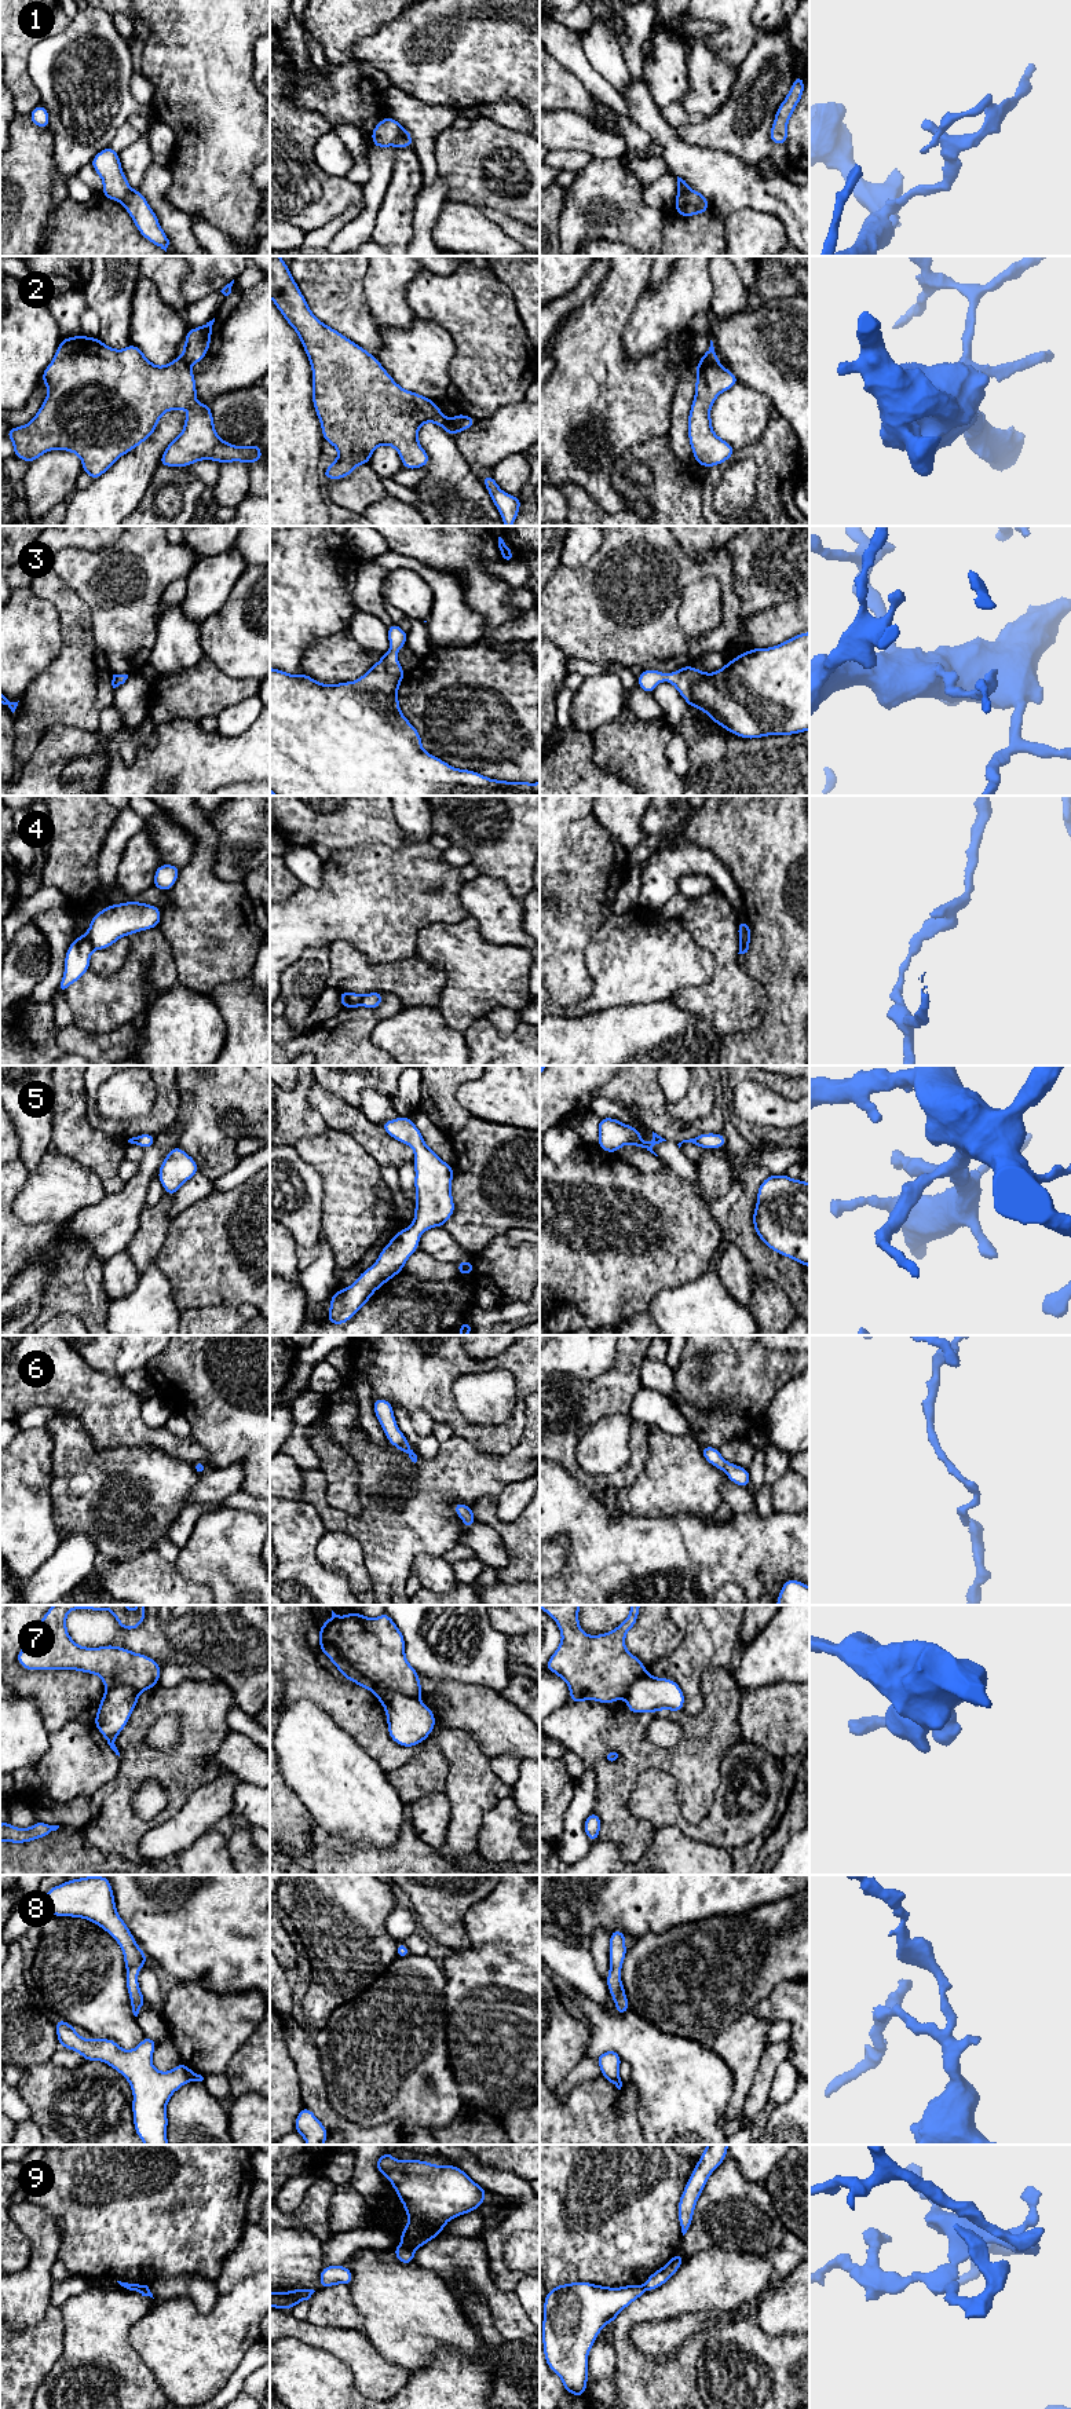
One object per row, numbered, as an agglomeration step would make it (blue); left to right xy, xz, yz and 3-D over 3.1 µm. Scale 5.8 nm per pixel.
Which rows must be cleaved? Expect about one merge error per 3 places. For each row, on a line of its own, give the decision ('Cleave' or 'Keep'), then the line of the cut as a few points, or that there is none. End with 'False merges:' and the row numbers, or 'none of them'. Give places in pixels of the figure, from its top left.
1: Cleave. Split along xz (401, 125), (399, 135), (391, 145)
2: Cleave. Split along yz (716, 358), (700, 364)
3: Keep. No split
4: Cleave. Split along xy (84, 935), (95, 949)
5: Keep. No split
6: Keep. No split
7: Cleave. Split along xz (379, 1698), (384, 1692), (399, 1692), (417, 1699)
8: Keep. No split
9: Cleave. Split along xz (401, 2245), (413, 2251)
False merges: 1, 2, 4, 7, 9

